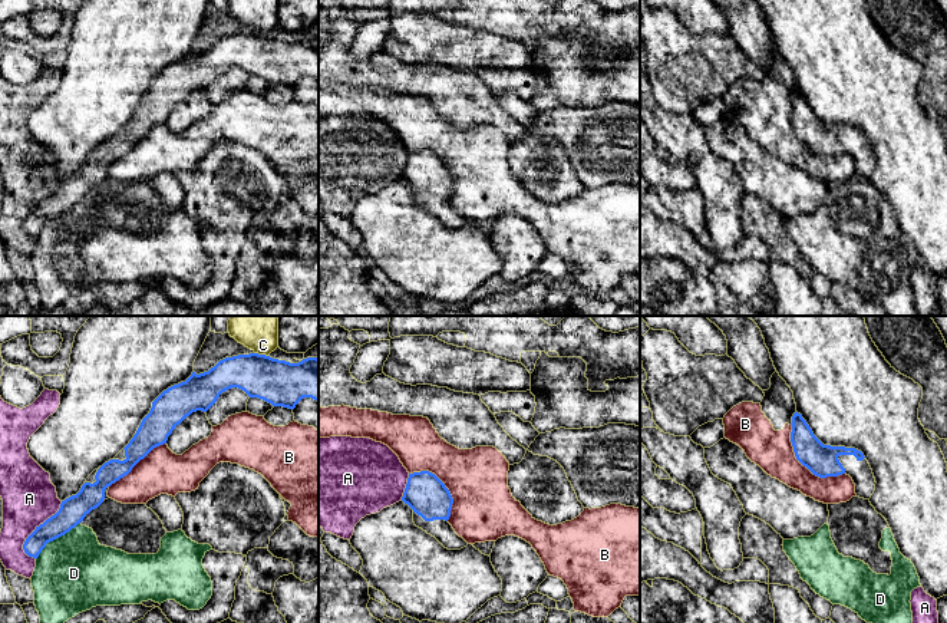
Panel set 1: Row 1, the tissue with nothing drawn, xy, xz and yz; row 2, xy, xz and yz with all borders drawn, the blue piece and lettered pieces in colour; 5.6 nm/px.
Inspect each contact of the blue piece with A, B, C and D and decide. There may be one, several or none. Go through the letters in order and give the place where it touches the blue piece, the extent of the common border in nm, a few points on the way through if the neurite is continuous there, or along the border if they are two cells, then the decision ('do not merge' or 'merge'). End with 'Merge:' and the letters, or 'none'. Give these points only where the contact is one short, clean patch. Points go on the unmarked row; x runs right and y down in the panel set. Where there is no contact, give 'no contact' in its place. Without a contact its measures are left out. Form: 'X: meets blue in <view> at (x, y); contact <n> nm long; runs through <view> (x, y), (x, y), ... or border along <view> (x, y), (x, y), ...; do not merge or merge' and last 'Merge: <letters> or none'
A: meets blue in xy at (36, 207); contact 380 nm long; do not merge
B: meets blue in yz at (804, 144); contact 420 nm long; do not merge
C: meets blue in xy at (261, 33); contact 80 nm long; border along xy (254, 30), (267, 35); do not merge
D: meets blue in xy at (55, 217); contact 320 nm long; do not merge
Merge: none

